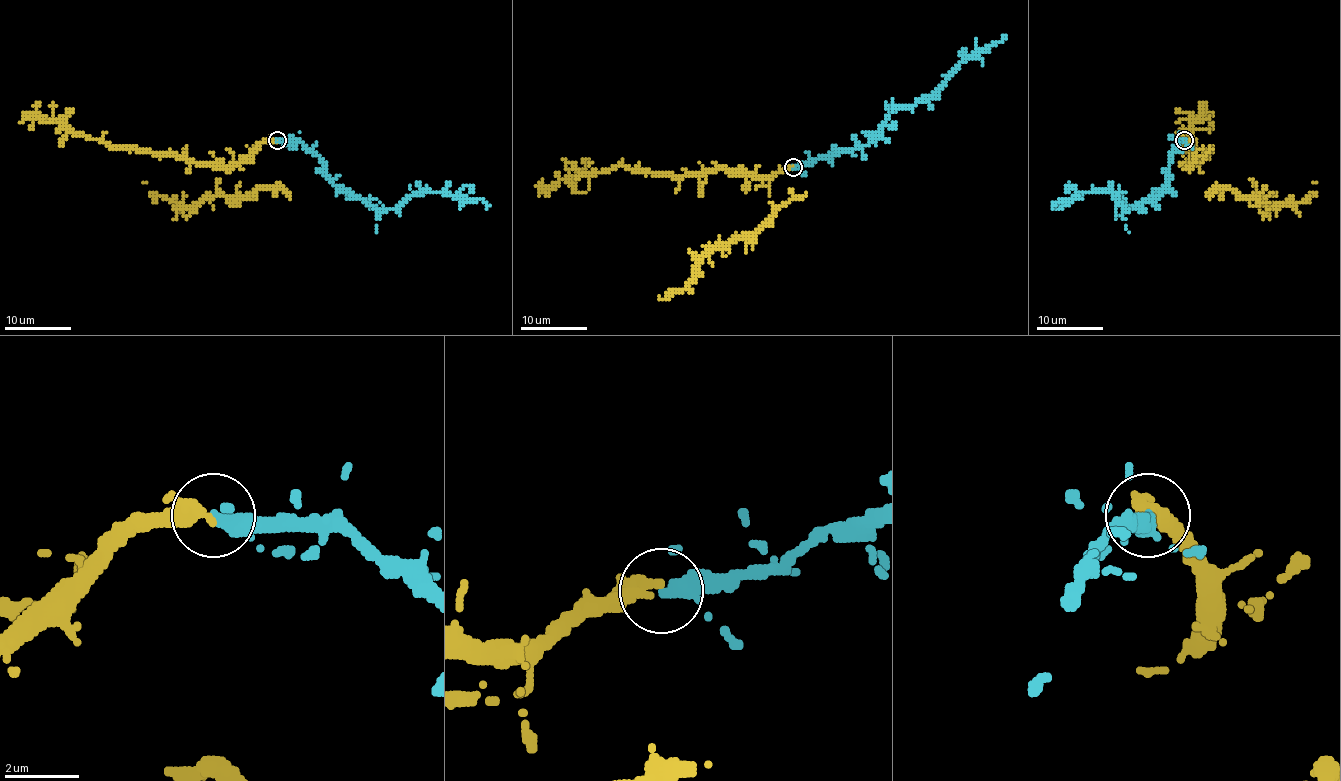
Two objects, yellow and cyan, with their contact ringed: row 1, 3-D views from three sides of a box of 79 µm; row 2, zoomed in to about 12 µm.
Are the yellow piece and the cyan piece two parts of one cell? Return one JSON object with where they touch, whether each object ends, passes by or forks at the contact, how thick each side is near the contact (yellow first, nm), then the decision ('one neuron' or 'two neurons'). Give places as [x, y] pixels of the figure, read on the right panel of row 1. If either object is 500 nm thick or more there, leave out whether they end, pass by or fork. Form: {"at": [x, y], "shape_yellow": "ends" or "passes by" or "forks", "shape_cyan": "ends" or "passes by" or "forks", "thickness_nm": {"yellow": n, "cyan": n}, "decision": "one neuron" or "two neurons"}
{"at": [1184, 140], "shape_yellow": "passes by", "shape_cyan": "ends", "thickness_nm": {"yellow": 300, "cyan": 400}, "decision": "one neuron"}

